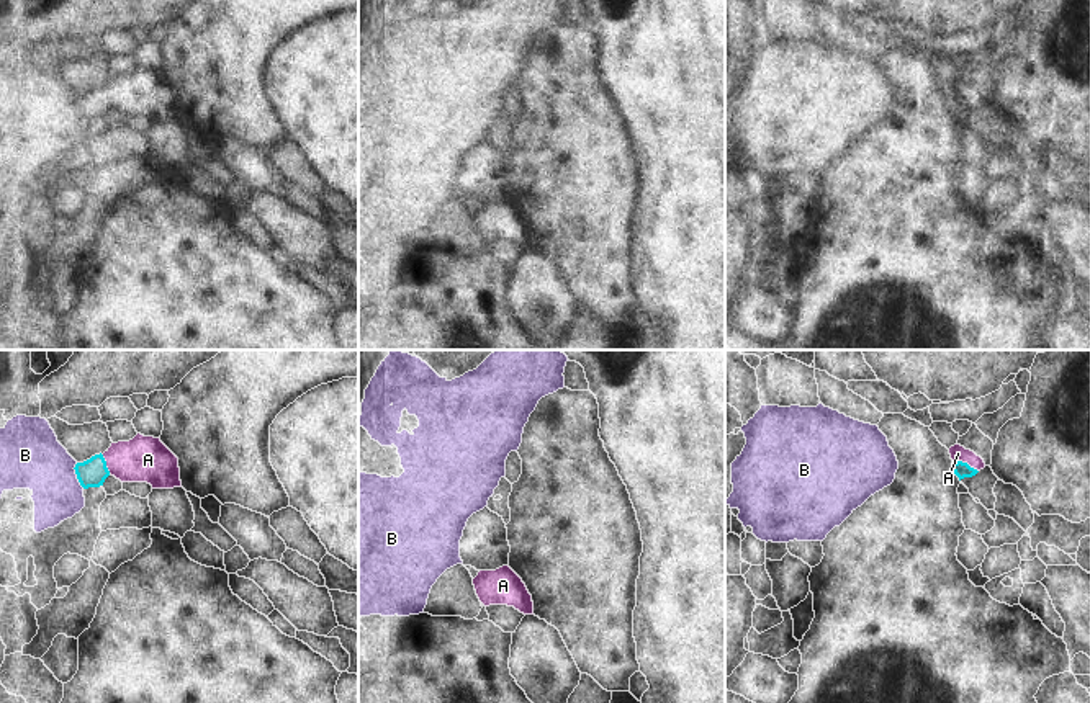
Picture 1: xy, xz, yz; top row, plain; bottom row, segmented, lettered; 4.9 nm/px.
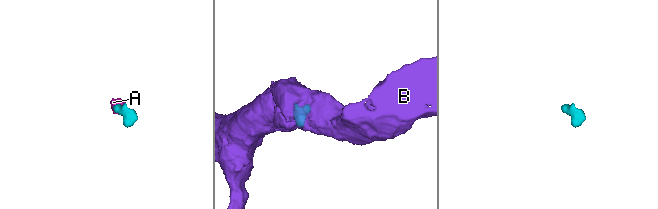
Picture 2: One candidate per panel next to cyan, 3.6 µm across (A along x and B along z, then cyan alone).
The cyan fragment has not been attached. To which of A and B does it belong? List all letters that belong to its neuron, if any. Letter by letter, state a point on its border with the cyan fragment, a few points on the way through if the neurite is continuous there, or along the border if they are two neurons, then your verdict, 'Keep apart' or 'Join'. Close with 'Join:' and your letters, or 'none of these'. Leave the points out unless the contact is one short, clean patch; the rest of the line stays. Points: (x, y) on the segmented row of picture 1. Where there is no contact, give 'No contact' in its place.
A: Touches cyan at yz (966, 463). Path across: yz (961, 470), (966, 463), (958, 453). Join
B: Touches cyan at xy (77, 476). Keep apart
Join: A.

